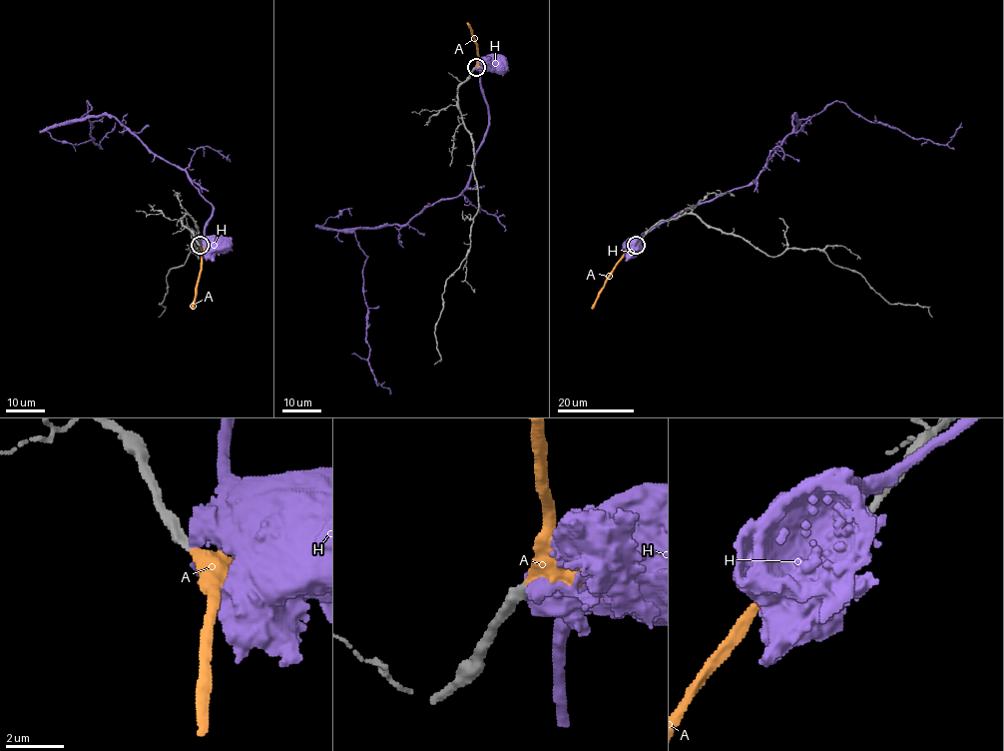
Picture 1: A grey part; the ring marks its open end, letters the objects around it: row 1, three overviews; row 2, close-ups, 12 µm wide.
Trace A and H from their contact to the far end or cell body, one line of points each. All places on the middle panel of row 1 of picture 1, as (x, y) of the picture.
A: (475, 68), (477, 47), (468, 23)
H: (475, 68), (492, 59), (495, 64)

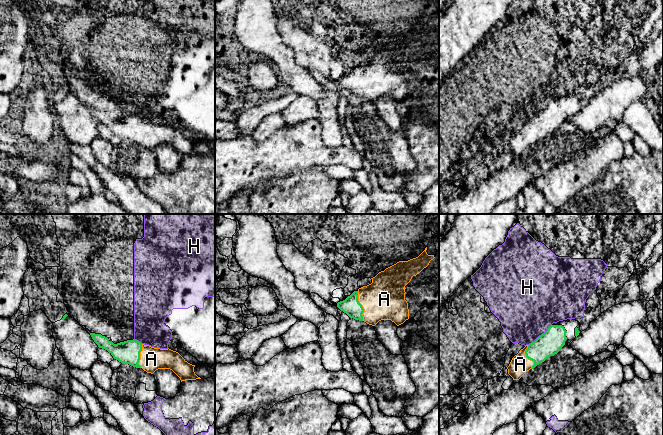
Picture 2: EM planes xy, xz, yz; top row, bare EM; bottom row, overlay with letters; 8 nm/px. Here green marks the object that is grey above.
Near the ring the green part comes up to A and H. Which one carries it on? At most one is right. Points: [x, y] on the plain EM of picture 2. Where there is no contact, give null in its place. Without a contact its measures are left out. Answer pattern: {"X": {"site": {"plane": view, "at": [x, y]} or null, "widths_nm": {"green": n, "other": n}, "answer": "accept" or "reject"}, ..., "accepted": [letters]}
{"A": {"site": {"plane": "xz", "at": [361, 82]}, "widths_nm": {"green": 140, "other": 340}, "answer": "accept"}, "H": {"site": {"plane": "yz", "at": [541, 111]}, "widths_nm": {"green": 190, "other": 480}, "answer": "reject"}, "accepted": ["A"]}

